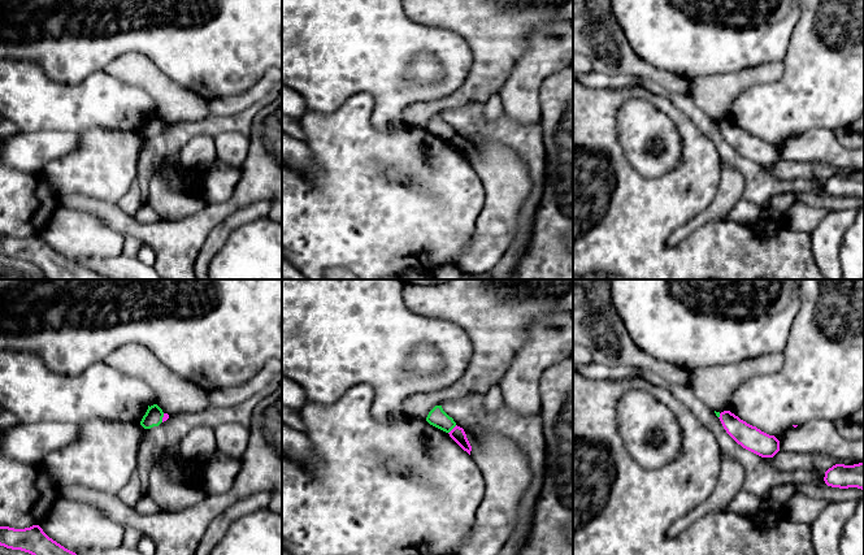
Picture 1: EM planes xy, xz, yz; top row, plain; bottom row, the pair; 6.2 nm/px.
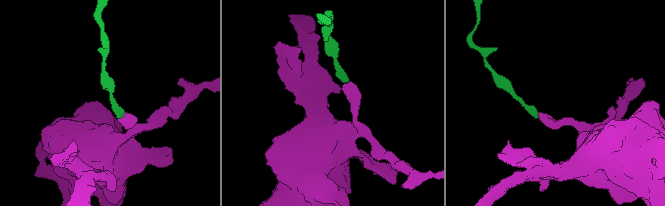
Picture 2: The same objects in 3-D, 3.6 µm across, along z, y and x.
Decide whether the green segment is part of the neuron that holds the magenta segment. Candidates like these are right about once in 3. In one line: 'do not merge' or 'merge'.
do not merge

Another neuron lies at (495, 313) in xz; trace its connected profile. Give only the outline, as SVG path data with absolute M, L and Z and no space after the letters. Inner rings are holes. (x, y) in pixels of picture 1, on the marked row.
M446 279L427 286L404 285L403 299L413 313L448 320L459 325L469 335L473 347L473 356L456 382L433 393L411 395L403 402L407 416L426 420L435 406L470 394L483 396L490 387L498 386L505 369L521 348L531 322L546 317L551 312L573 312L573 279Z

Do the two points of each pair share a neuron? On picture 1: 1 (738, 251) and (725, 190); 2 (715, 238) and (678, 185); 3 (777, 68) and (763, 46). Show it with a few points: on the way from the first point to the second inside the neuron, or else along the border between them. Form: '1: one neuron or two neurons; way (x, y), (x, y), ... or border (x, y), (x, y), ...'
1: two neurons; border (723, 219), (708, 222), (694, 232)
2: one neuron; way (686, 251), (664, 251), (661, 248), (661, 213)
3: two neurons; border (781, 61), (767, 61), (743, 69)

